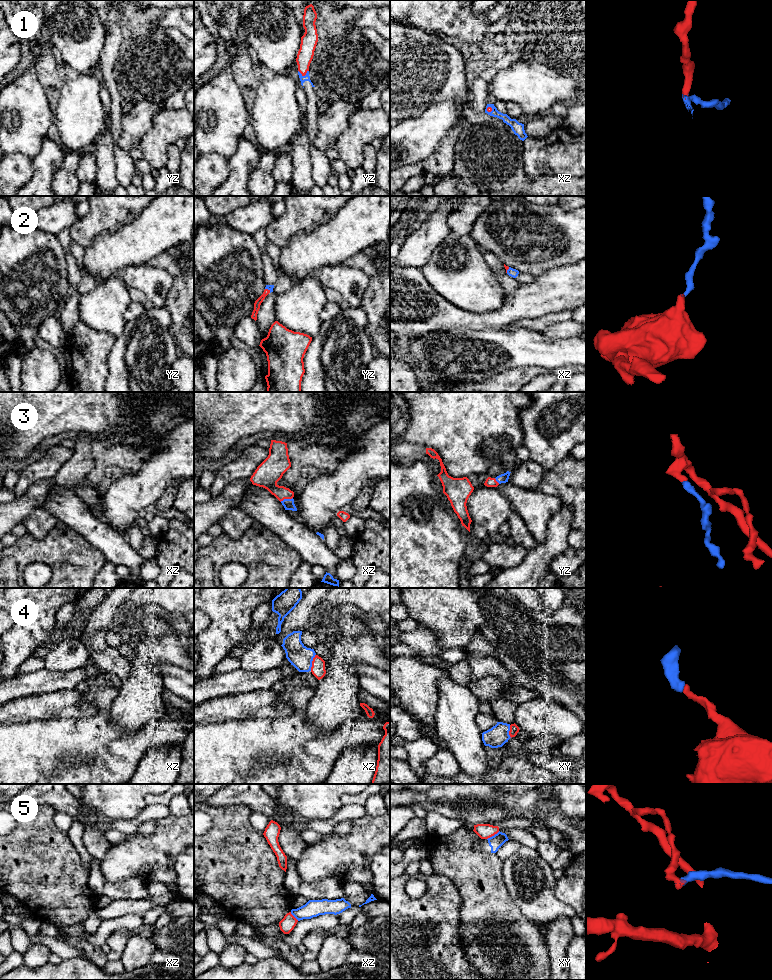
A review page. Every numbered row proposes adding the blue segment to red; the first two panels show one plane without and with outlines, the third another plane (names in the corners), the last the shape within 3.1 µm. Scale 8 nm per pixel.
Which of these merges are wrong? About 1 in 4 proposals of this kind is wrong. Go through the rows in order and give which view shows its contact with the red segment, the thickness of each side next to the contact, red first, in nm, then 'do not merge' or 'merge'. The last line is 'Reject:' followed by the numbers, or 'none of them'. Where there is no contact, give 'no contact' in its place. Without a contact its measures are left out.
1: yz | 130/50 nm | merge
2: yz | 50/50 nm | merge
3: xz | 200/90 nm | merge
4: xz | 110/190 nm | merge
5: xy | 120/110 nm | do not merge
Reject: 5

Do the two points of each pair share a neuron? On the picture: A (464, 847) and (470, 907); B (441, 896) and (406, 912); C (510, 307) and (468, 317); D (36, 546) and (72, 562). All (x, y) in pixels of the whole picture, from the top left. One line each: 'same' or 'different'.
A: same
B: same
C: same
D: same

